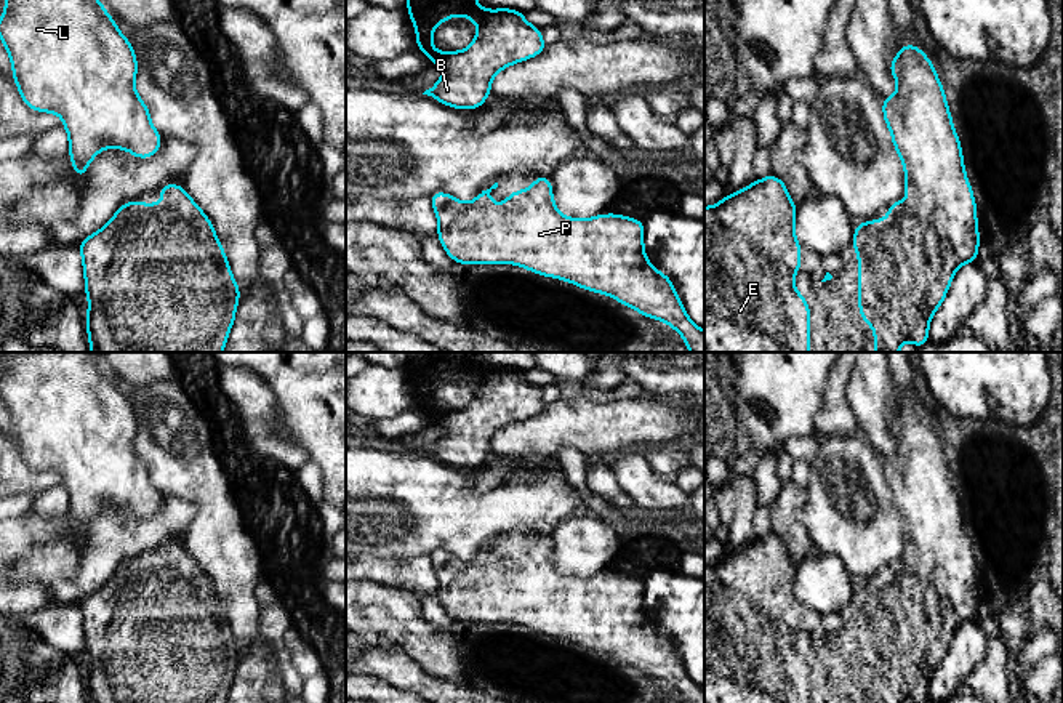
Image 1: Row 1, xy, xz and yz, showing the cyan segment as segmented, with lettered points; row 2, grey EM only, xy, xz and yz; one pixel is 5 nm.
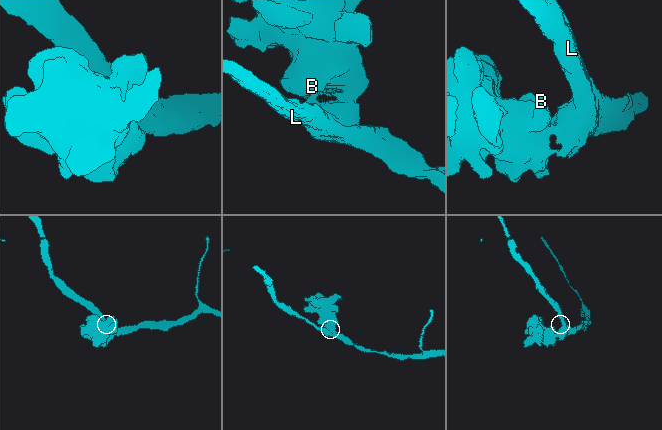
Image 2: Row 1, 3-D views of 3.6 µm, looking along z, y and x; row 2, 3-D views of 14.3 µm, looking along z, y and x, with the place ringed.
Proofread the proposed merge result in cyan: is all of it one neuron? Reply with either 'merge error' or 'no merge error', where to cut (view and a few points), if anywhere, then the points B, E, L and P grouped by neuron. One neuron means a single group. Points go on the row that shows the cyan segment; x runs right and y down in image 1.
no merge error; cut none; groups B E L P

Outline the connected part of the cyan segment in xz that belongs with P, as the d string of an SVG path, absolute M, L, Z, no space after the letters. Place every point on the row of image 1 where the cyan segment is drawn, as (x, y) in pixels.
M535 176L535 184L525 191L515 191L506 197L503 205L495 205L490 192L498 187L495 183L490 189L482 191L471 203L459 202L450 194L440 191L431 195L432 208L437 215L437 237L447 255L461 264L517 264L538 275L548 275L572 282L584 290L613 296L620 304L629 306L645 317L664 320L671 328L679 331L685 346L692 352L704 352L704 331L696 327L687 315L680 298L674 290L669 277L656 271L644 251L644 221L612 215L597 215L594 218L576 219L557 211L552 199L552 181L544 176Z

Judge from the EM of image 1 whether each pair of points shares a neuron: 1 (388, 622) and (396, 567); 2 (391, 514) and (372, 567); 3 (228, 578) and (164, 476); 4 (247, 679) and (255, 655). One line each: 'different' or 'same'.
1: different
2: different
3: same
4: same

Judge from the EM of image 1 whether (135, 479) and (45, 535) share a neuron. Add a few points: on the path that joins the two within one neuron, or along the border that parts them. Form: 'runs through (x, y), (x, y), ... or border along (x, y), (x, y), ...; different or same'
runs through (112, 502), (82, 532), (71, 532), (68, 535); same

